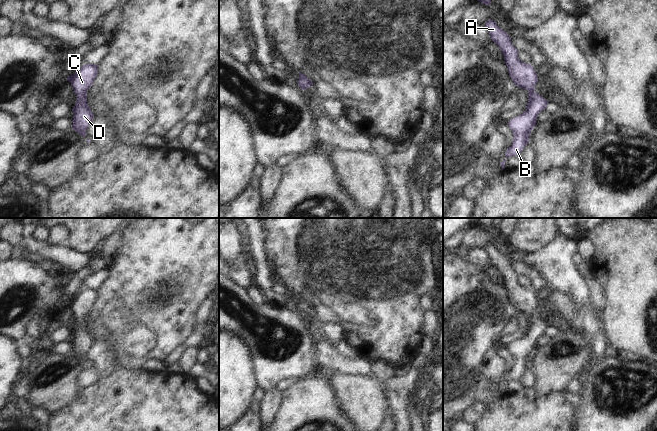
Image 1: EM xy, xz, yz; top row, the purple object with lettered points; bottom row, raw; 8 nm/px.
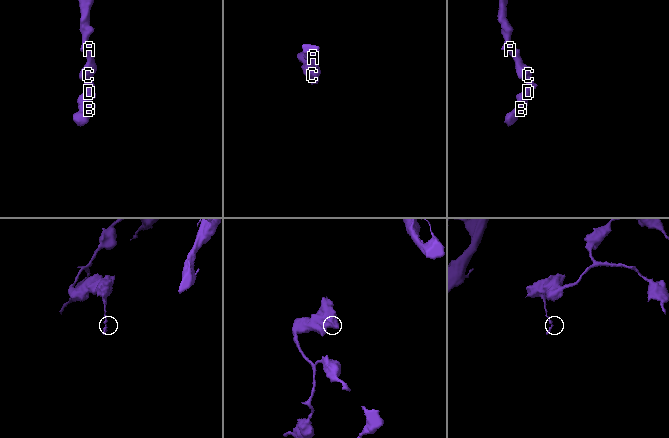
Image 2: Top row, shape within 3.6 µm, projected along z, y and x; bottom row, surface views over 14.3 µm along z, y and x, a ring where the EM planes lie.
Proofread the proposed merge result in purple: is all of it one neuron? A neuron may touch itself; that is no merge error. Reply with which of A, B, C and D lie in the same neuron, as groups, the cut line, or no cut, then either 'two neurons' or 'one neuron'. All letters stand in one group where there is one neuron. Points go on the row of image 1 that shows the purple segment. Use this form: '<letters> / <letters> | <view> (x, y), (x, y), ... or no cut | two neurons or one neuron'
A B C D | no cut | one neuron

